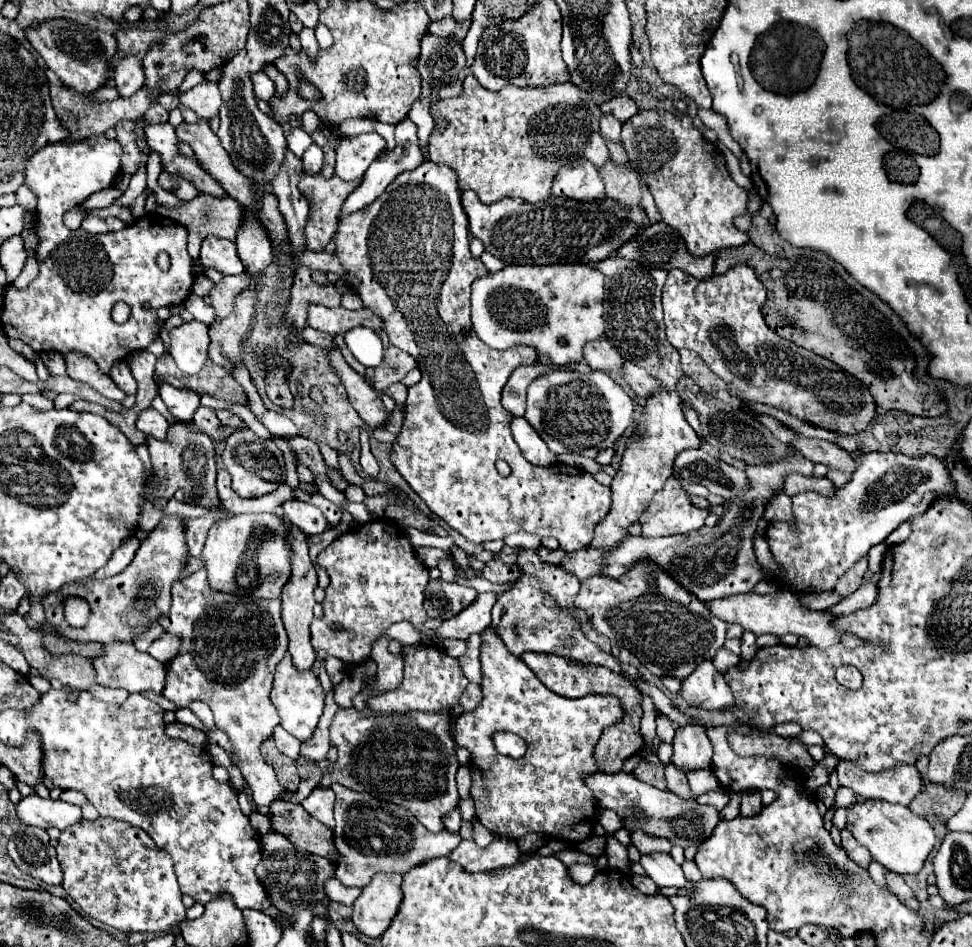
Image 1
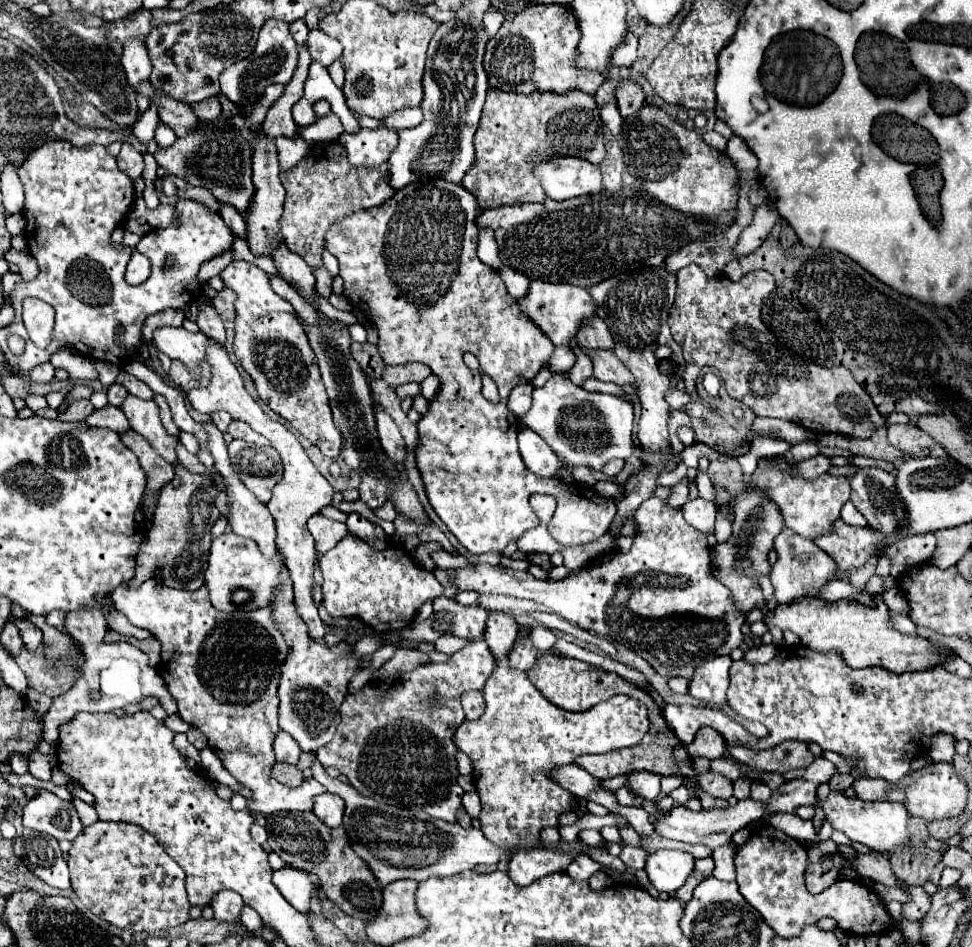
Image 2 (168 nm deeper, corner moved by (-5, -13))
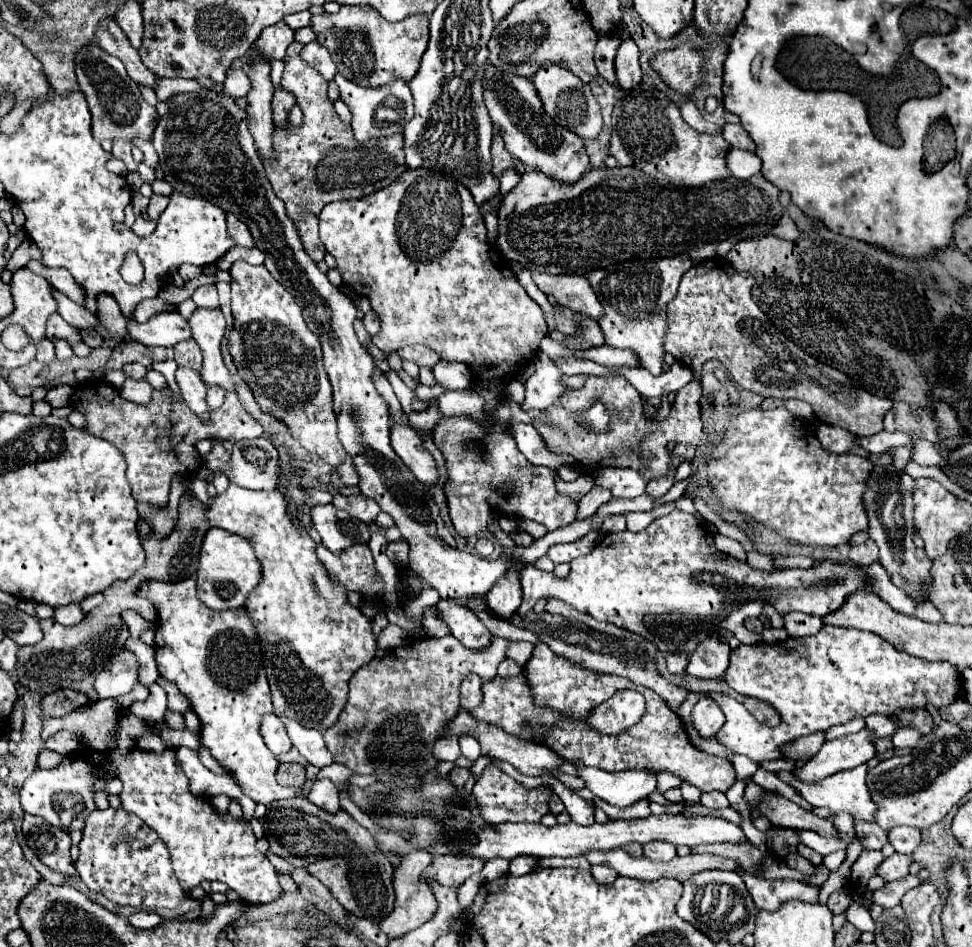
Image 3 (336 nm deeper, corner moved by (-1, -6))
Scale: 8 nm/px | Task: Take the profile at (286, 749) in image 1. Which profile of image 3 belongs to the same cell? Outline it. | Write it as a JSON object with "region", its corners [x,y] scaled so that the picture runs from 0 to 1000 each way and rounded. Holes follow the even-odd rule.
{"region":[[[274,754],[274,758],[270,758],[270,779],[272,779],[274,788],[280,792],[280,796],[284,796],[284,798],[288,798],[300,790],[294,769],[284,754]]]}

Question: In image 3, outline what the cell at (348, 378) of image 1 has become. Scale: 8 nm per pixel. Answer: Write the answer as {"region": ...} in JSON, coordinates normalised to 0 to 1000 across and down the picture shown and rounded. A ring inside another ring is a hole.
{"region":[[[403,448],[401,450],[401,469],[405,477],[414,484],[414,488],[424,496],[430,509],[442,513],[449,509],[451,498],[447,484],[434,471],[434,463],[418,448]]]}

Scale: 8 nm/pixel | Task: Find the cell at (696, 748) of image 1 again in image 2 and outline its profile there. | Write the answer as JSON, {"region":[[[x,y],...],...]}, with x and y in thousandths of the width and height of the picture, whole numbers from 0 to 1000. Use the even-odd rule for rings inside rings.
{"region":[[[720,768],[718,774],[716,774],[716,780],[712,787],[706,789],[710,799],[716,799],[716,797],[724,797],[728,801],[737,801],[737,799],[743,799],[747,795],[747,782],[745,778],[733,770],[733,768]]]}

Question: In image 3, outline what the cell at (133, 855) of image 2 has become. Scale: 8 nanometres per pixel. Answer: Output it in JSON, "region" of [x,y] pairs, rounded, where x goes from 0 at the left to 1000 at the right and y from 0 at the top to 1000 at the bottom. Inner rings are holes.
{"region":[[[123,853],[97,855],[88,864],[80,895],[82,902],[76,908],[78,925],[91,938],[103,942],[119,957],[136,957],[142,961],[158,963],[165,959],[181,959],[191,948],[191,942],[185,938],[177,919],[171,891],[138,860],[130,860]]]}

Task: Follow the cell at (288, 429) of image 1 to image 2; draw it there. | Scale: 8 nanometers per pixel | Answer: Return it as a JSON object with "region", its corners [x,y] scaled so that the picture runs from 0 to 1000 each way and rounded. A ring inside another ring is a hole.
{"region":[[[243,442],[235,449],[233,457],[237,457],[241,464],[251,464],[251,466],[265,468],[265,470],[276,470],[276,466],[274,466],[272,461],[263,459],[263,457],[257,453],[257,449],[253,449],[253,447],[249,447],[249,445],[243,445]]]}

